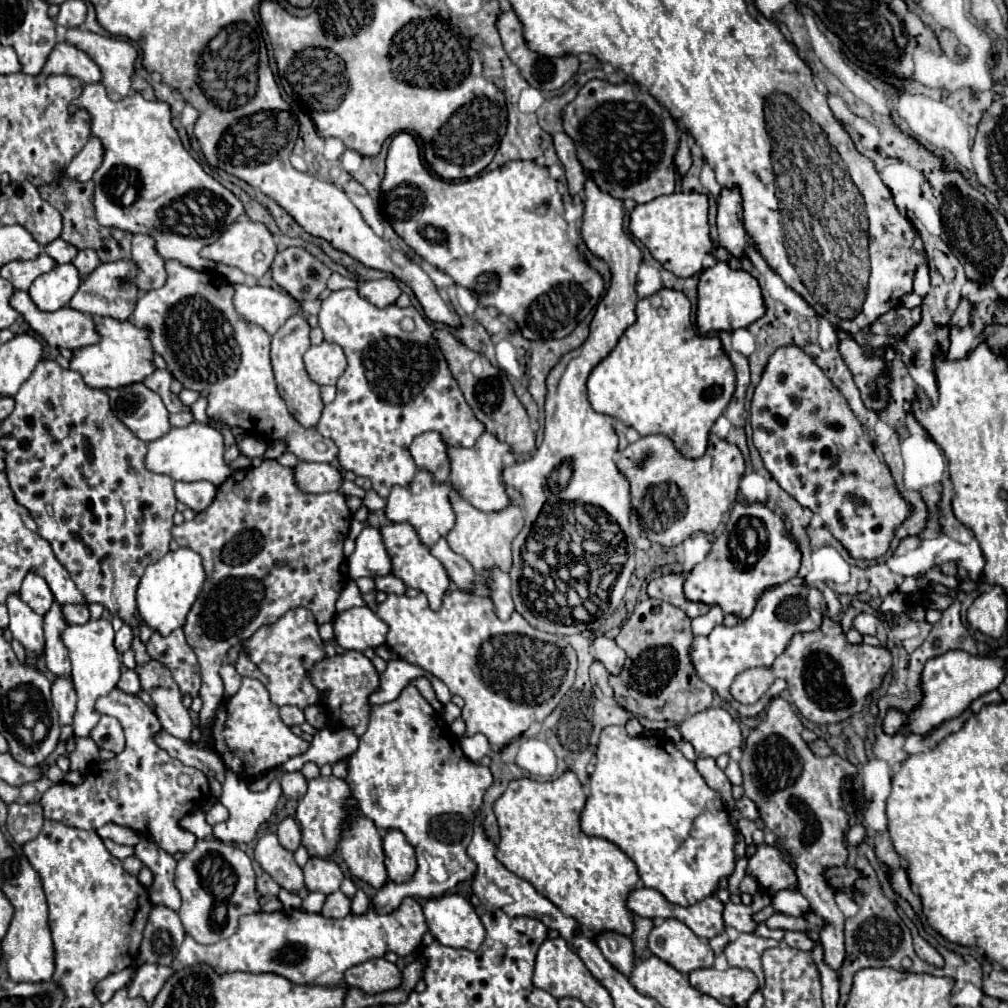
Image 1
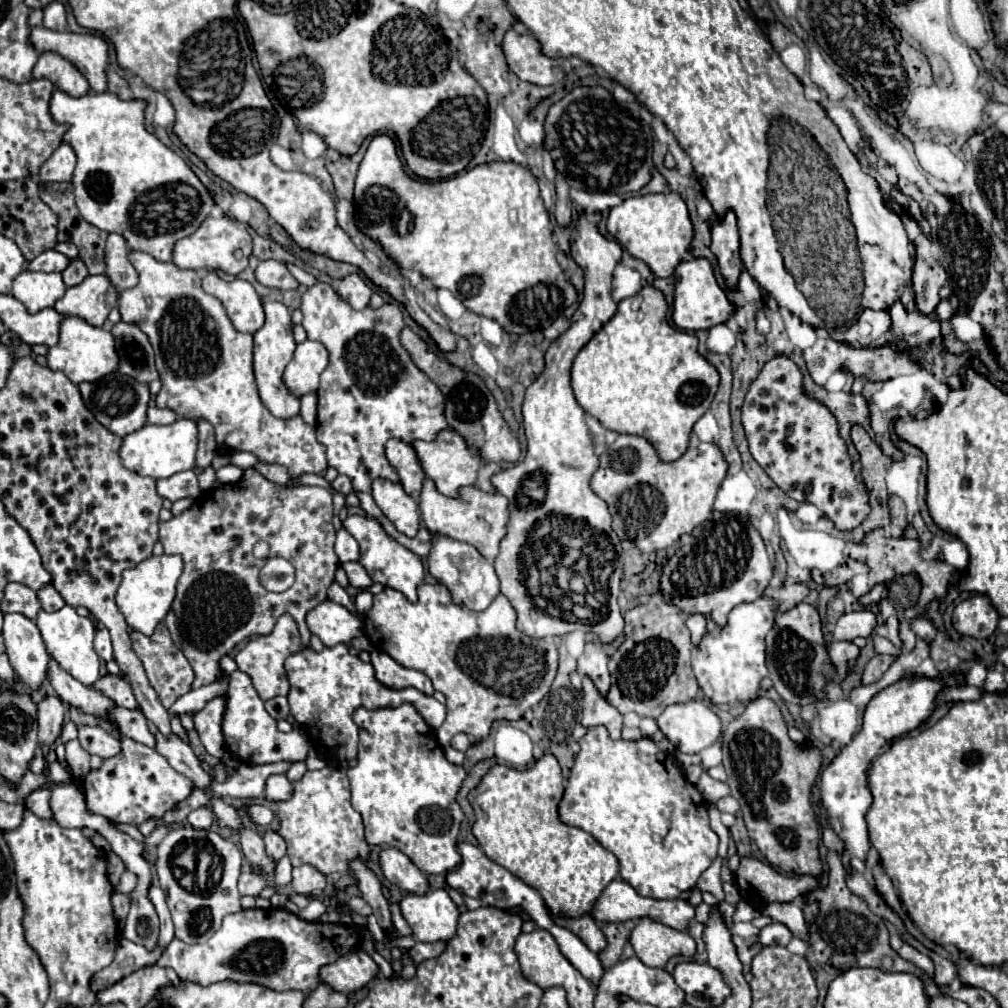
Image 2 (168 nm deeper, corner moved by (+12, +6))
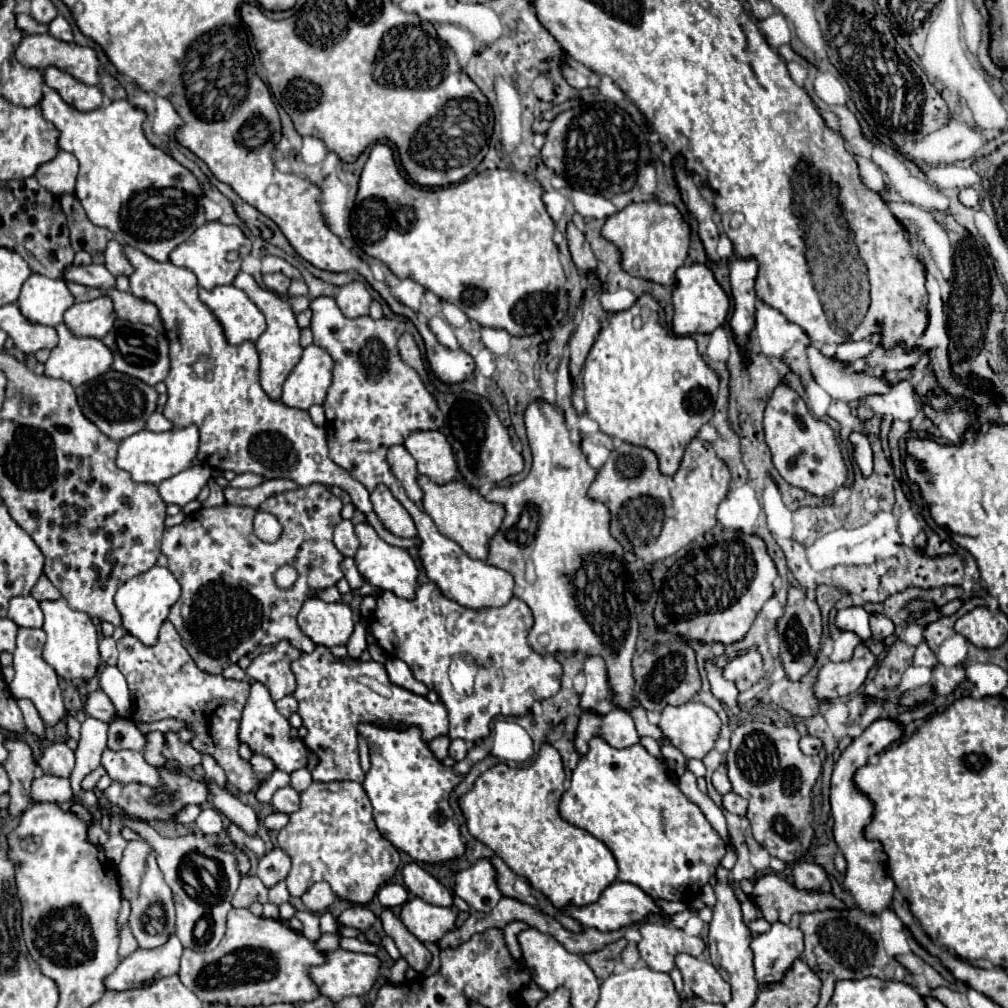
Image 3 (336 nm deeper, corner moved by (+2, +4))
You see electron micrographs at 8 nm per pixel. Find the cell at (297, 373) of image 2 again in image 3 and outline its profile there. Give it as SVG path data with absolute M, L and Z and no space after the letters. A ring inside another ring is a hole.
M312 344L304 350L300 362L288 374L284 382L282 402L292 408L308 410L314 404L322 404L326 390L332 382L332 358L324 348Z

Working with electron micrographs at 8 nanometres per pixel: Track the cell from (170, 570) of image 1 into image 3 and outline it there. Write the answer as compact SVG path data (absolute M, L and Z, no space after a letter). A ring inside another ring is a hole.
M154 566L148 572L134 576L126 584L122 584L116 592L114 602L122 614L122 626L132 636L142 640L146 646L152 646L158 640L158 630L162 622L168 618L172 604L176 604L178 598L180 598L180 582L176 580L176 576L172 576L170 568L166 566Z

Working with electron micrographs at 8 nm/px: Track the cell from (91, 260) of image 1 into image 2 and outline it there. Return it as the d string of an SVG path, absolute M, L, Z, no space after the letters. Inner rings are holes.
M78 258L78 260L72 260L70 266L62 272L62 280L64 280L64 284L66 284L68 288L80 284L84 278L88 278L88 270L86 270L86 266L82 264L80 258Z

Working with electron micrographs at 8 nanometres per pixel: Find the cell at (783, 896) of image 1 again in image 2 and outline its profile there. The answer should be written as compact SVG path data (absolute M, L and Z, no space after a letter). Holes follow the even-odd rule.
M798 902L768 906L764 910L764 914L776 922L782 922L784 926L788 926L790 932L798 938L802 938L802 934L806 934L806 920L804 920L804 914L802 914L802 908Z

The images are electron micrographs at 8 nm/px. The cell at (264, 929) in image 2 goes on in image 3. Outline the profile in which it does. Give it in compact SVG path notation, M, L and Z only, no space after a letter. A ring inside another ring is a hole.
M232 908L228 912L228 928L222 942L210 952L194 952L190 948L184 950L180 960L180 980L186 988L190 988L204 1004L208 1002L226 1002L230 1006L258 1006L258 1004L274 1004L274 1002L310 1002L320 996L314 980L310 978L310 968L326 962L324 952L316 948L312 940L304 934L294 932L292 928L284 928L280 920L270 920L264 916L254 916L248 908Z

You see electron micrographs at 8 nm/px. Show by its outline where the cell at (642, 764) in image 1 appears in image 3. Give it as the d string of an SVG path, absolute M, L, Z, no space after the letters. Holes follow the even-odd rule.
M600 736L592 738L590 750L582 756L576 770L572 772L570 788L562 794L560 816L602 840L618 862L618 880L636 884L654 900L662 898L692 902L696 896L700 896L702 886L714 876L720 860L726 854L724 840L706 820L700 806L682 794L666 762L648 754L640 744L618 750L612 748L606 740L600 740Z

